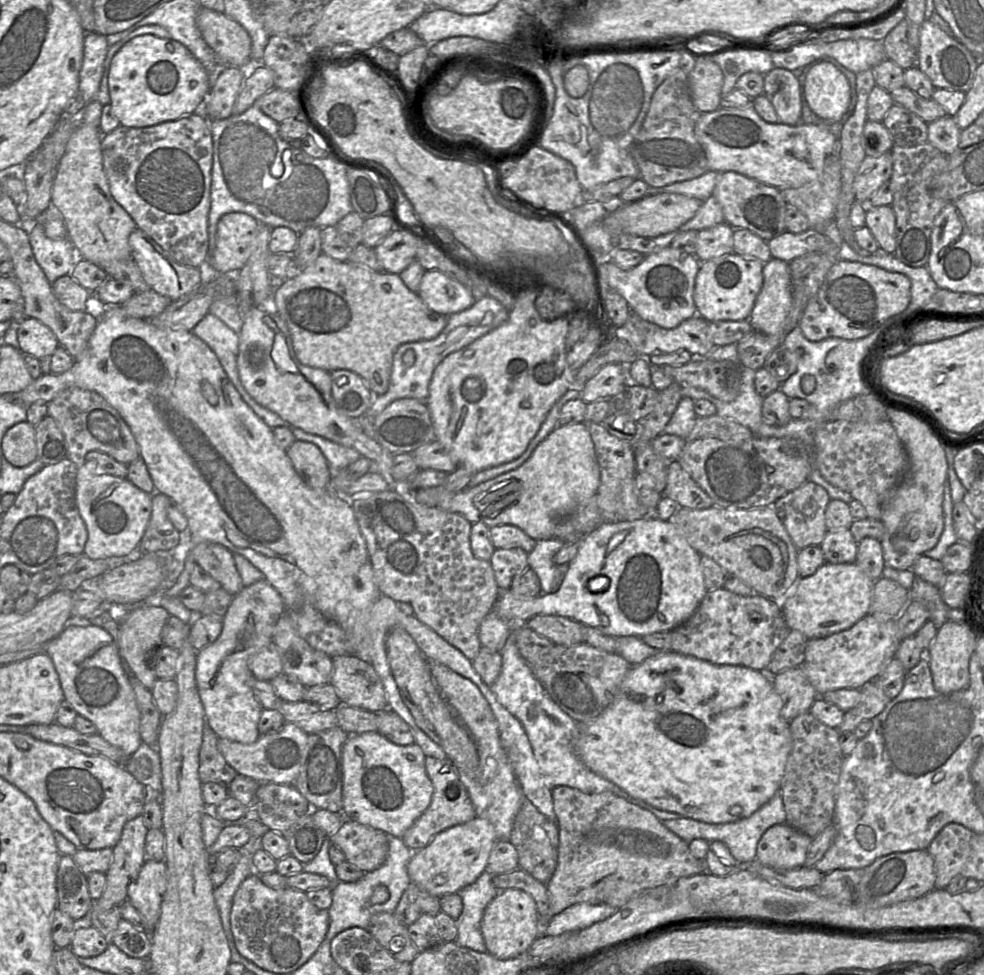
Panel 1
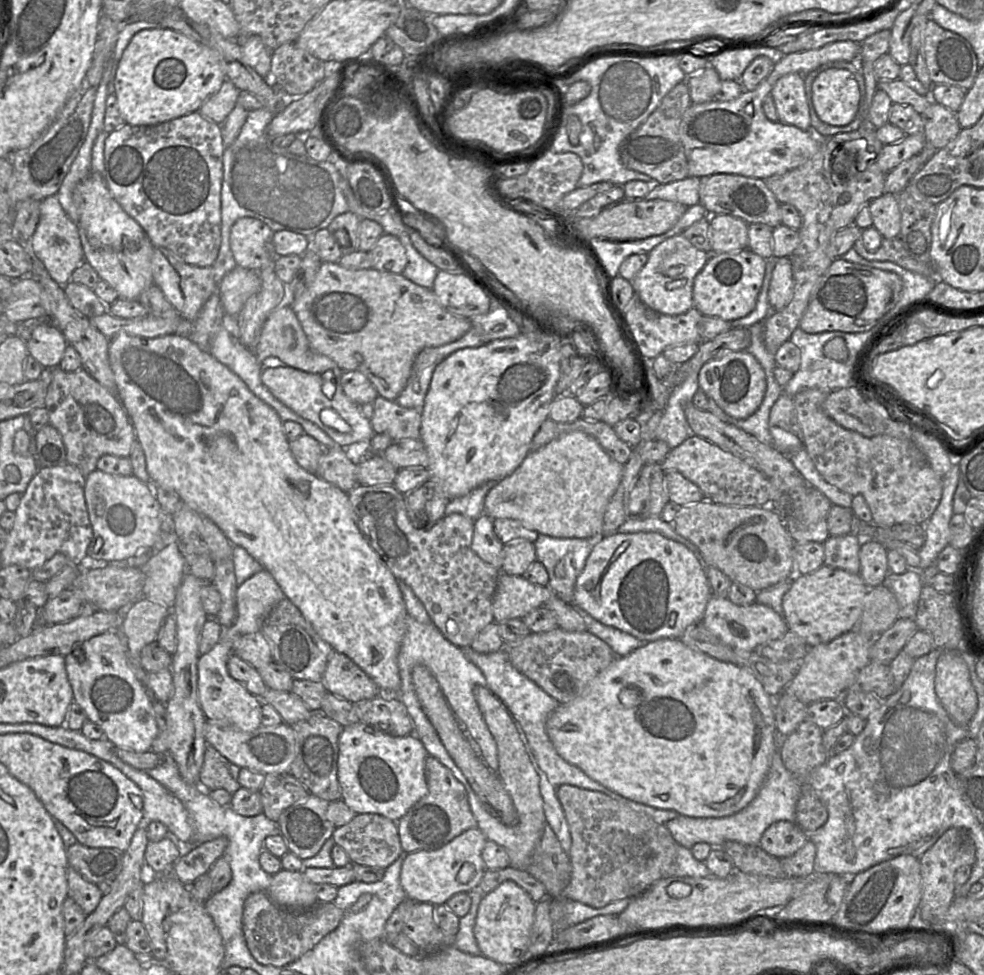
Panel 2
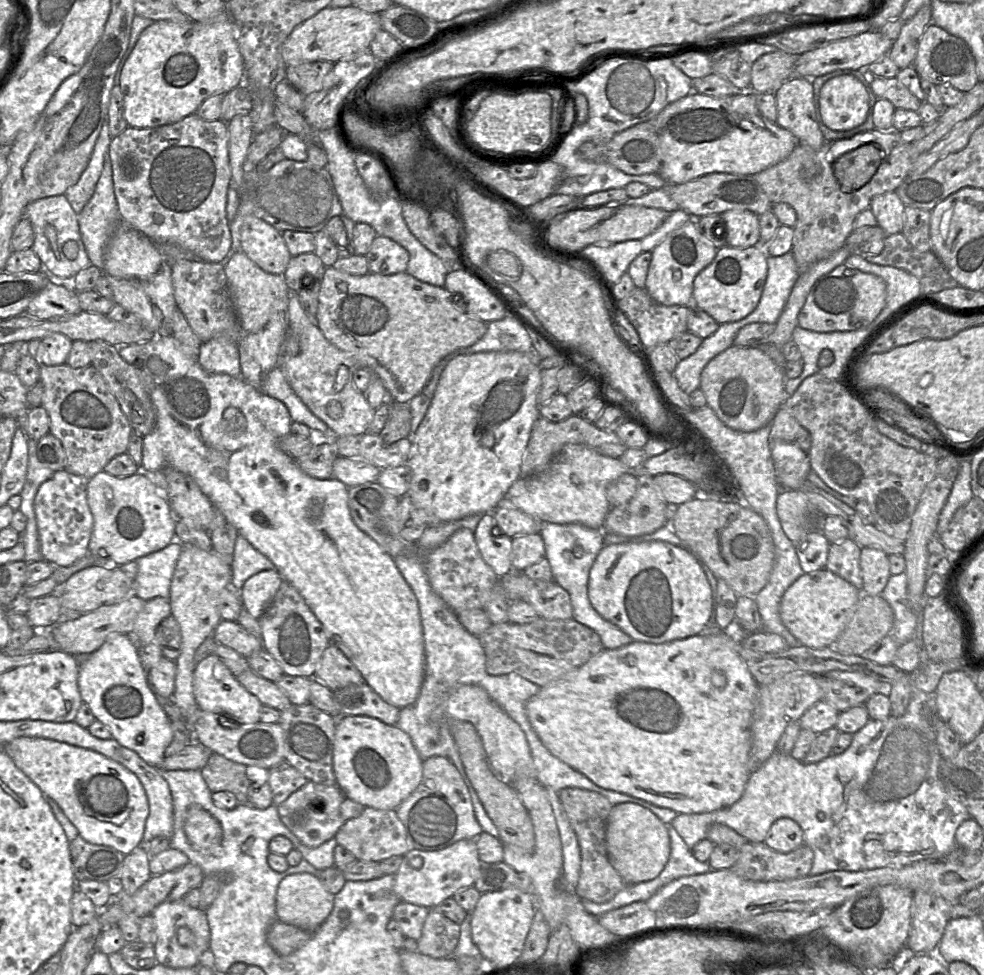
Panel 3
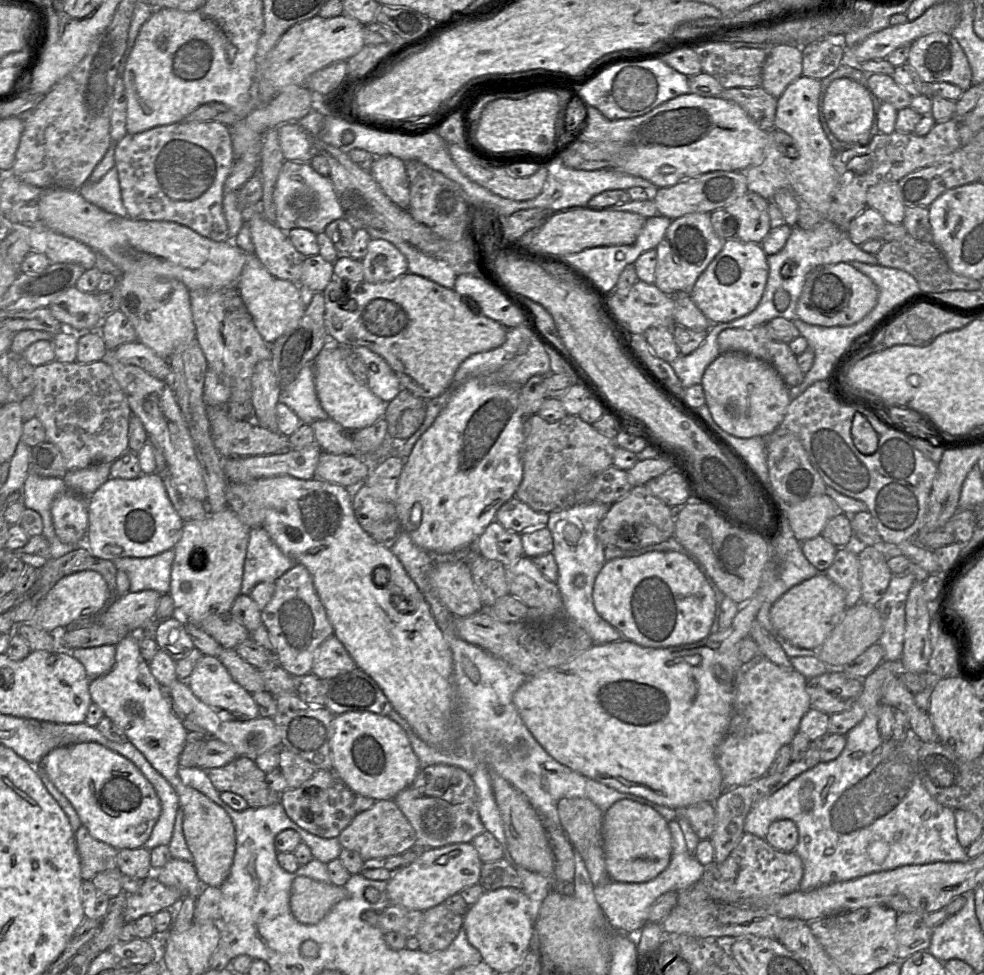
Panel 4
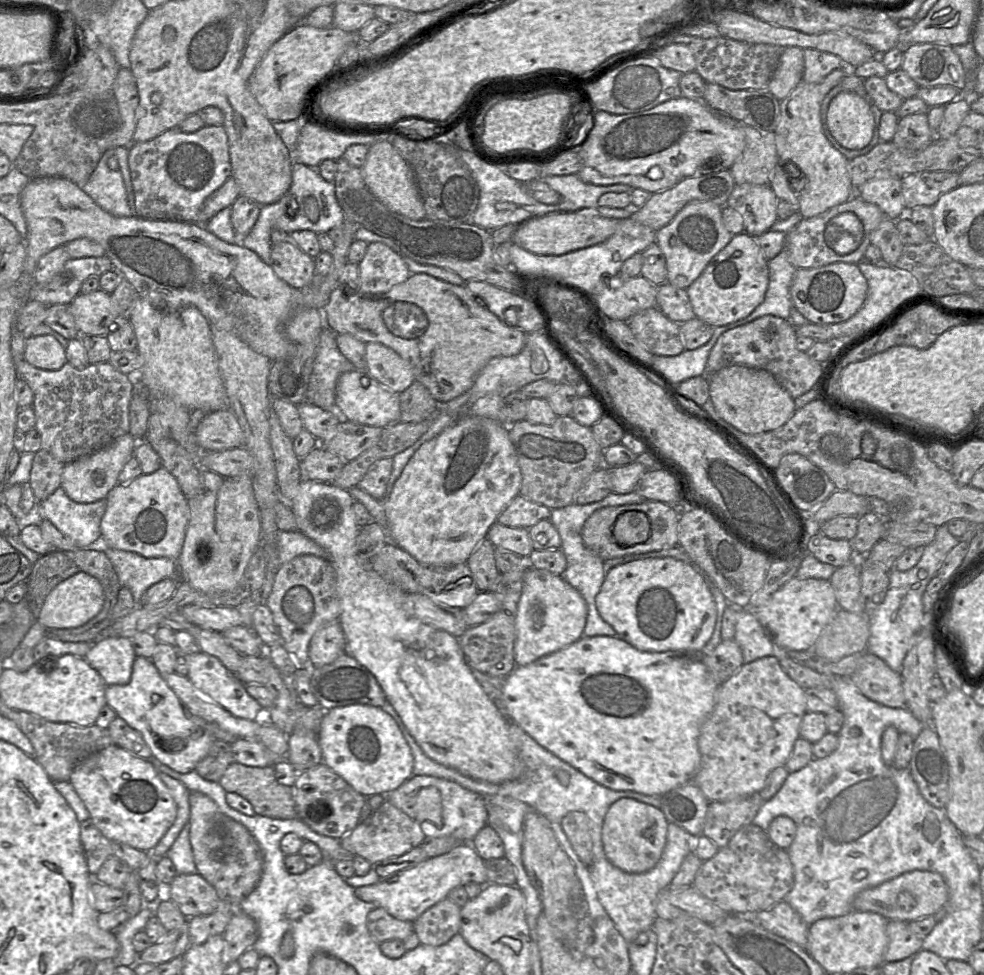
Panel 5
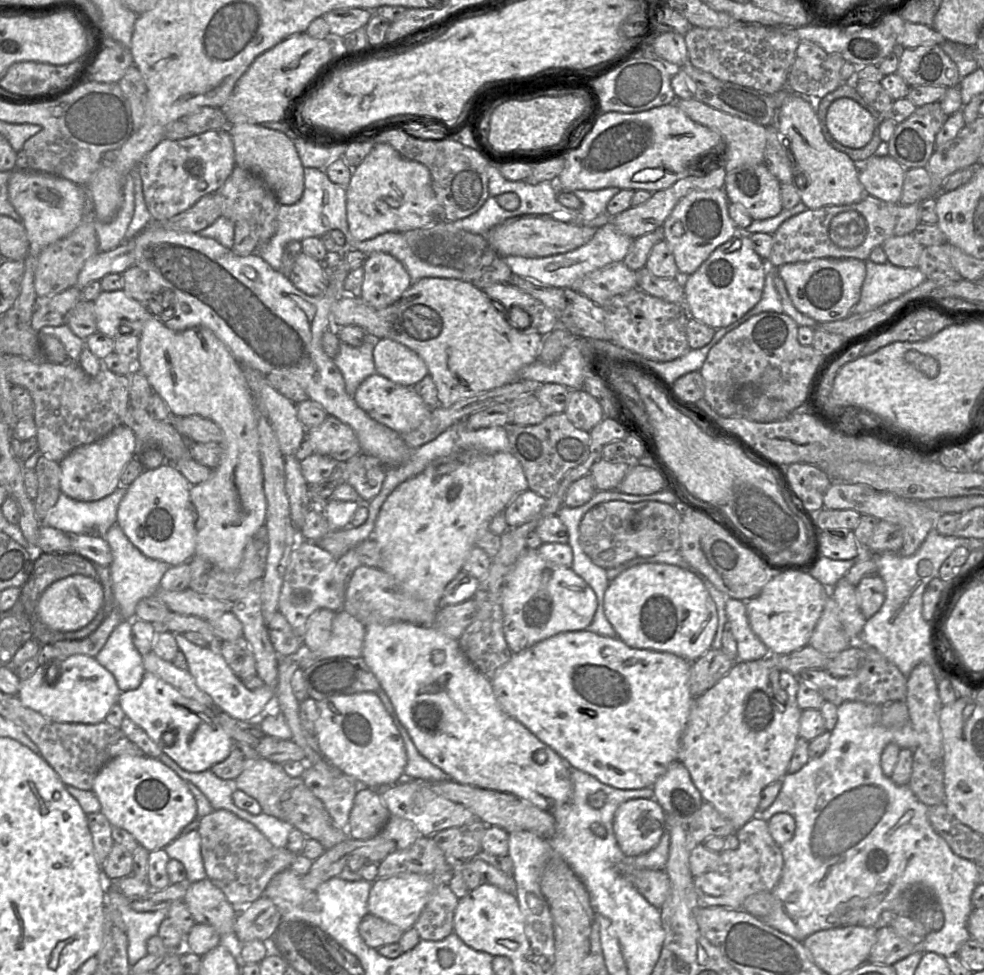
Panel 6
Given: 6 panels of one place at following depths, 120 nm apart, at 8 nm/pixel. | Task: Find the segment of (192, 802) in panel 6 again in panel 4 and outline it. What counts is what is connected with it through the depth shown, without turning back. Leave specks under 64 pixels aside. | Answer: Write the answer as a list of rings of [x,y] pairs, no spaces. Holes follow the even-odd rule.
[[[83,742],[52,749],[42,758],[38,769],[70,801],[93,838],[118,850],[144,847],[160,816],[161,804],[152,784],[129,759],[99,743]]]

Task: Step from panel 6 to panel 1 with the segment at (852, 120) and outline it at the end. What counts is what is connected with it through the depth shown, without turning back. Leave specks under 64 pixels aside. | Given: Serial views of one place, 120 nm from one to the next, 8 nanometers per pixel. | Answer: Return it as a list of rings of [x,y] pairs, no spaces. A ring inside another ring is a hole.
[[[826,60],[813,62],[806,74],[804,94],[816,115],[833,122],[839,121],[848,111],[851,100],[849,81]]]

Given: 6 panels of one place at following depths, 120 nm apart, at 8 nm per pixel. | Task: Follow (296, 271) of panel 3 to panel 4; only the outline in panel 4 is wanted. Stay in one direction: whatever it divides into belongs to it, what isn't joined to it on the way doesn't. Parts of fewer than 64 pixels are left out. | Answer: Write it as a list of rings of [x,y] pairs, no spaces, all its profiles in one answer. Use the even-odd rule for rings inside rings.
[[[317,254],[304,259],[298,284],[302,290],[323,293],[333,277],[333,263],[326,261]]]

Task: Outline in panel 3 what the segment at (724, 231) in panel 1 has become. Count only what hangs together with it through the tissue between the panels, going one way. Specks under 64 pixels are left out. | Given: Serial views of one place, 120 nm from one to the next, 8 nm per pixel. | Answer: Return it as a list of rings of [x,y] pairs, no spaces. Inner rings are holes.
[[[731,210],[721,214],[726,224],[727,246],[744,249],[760,245],[759,216],[749,211]]]

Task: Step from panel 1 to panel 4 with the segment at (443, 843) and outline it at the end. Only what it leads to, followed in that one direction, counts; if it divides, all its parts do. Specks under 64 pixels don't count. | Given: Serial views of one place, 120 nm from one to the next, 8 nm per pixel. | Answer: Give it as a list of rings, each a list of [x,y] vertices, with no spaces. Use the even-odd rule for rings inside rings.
[[[455,843],[427,849],[413,862],[398,870],[388,880],[387,895],[394,905],[425,911],[443,903],[464,888],[477,884],[483,862],[471,843]]]

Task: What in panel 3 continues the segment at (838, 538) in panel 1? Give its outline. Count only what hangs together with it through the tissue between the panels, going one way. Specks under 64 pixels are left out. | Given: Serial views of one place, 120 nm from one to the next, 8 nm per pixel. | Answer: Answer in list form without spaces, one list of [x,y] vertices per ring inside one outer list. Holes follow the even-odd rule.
[[[850,538],[832,543],[829,547],[826,569],[840,576],[862,591],[863,578],[860,569],[862,548]]]

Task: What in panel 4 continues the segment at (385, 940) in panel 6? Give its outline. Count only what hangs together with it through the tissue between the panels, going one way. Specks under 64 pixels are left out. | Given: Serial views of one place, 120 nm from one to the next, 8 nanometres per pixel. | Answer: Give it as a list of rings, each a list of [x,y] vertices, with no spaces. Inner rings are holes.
[[[390,904],[381,911],[369,910],[362,913],[362,919],[384,933],[395,931],[409,938],[416,935],[422,915],[423,911]]]

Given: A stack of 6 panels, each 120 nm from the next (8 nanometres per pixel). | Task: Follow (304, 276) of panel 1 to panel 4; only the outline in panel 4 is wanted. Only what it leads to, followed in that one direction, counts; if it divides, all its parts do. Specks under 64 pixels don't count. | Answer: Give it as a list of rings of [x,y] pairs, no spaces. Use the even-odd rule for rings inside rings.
[[[410,272],[381,283],[333,277],[323,295],[328,339],[346,348],[366,347],[380,355],[396,374],[402,388],[426,401],[440,396],[451,386],[458,368],[469,356],[495,349],[506,340],[507,328],[488,317],[473,314],[454,289]]]

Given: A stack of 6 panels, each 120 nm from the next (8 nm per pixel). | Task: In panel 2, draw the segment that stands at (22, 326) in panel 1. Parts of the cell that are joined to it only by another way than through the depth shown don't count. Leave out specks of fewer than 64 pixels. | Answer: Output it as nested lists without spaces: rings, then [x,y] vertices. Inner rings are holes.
[[[52,322],[37,325],[26,342],[28,353],[48,368],[59,365],[67,344],[60,329]]]

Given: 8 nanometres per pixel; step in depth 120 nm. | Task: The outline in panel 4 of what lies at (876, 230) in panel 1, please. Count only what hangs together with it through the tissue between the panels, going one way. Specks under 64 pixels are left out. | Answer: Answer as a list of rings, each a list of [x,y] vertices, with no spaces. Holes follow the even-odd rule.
[[[881,182],[869,188],[867,207],[878,211],[887,223],[902,224],[906,207],[901,201],[898,182]]]

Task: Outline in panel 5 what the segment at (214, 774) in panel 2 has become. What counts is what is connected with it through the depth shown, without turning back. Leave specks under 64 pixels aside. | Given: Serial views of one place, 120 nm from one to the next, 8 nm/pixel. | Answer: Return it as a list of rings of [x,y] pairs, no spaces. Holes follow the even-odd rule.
[[[234,762],[228,766],[219,784],[226,792],[237,793],[248,800],[258,815],[276,819],[298,819],[292,787],[276,780],[274,767],[248,766]]]

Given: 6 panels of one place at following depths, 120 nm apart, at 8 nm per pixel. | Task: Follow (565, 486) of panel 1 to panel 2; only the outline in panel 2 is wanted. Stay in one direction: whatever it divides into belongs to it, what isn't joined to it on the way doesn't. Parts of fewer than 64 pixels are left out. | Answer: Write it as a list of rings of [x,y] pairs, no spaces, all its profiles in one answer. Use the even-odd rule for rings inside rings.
[[[572,431],[550,441],[538,450],[531,450],[520,466],[498,481],[484,500],[484,514],[493,520],[518,520],[530,530],[554,538],[597,540],[602,537],[606,507],[614,495],[623,473],[623,465],[615,461],[591,435]]]

